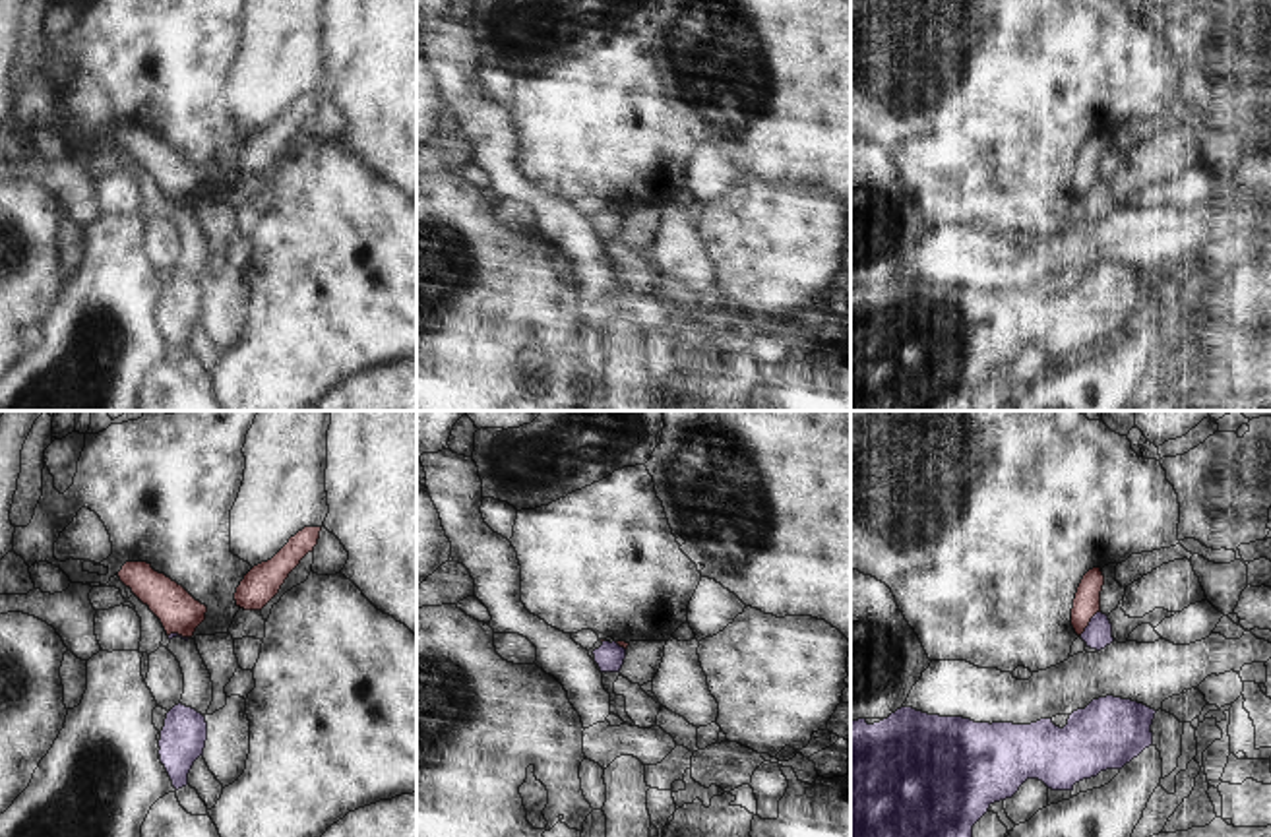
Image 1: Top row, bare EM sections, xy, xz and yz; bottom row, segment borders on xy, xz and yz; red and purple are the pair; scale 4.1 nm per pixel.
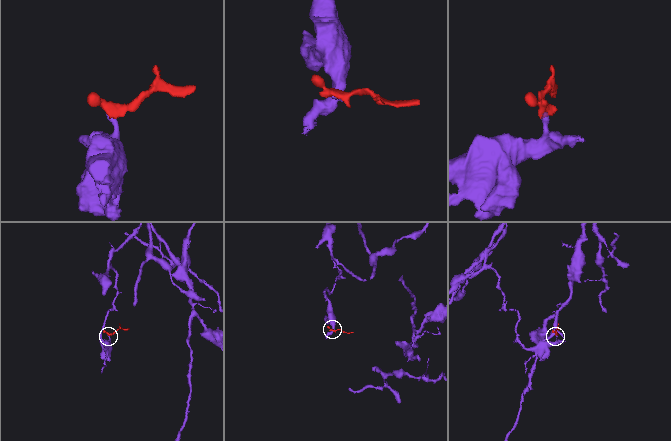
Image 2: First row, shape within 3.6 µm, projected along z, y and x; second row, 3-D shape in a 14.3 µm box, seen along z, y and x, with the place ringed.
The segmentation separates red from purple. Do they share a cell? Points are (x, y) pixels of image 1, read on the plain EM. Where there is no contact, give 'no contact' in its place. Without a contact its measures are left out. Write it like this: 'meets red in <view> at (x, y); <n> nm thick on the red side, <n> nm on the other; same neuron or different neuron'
meets red in yz at (1089, 186); 110 nm thick on the red side, 110 nm on the other; different neuron

